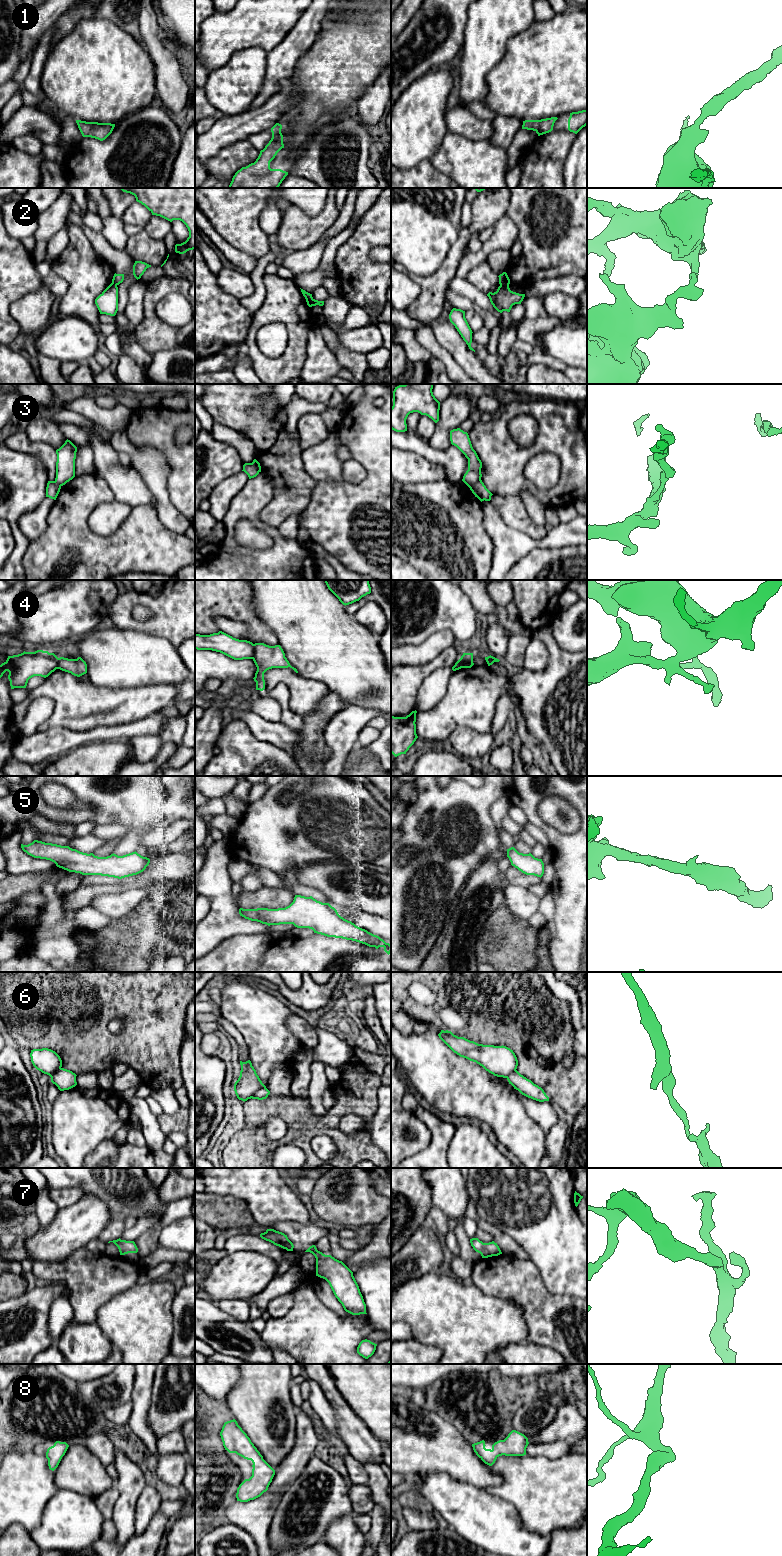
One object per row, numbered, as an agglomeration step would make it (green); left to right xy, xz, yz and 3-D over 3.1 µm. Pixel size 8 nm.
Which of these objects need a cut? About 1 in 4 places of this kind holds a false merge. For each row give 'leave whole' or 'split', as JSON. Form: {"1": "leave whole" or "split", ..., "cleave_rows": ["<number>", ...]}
{"1": "leave whole", "2": "split", "3": "split", "4": "split", "5": "leave whole", "6": "split", "7": "leave whole", "8": "leave whole", "cleave_rows": ["2", "3", "4", "6"]}

